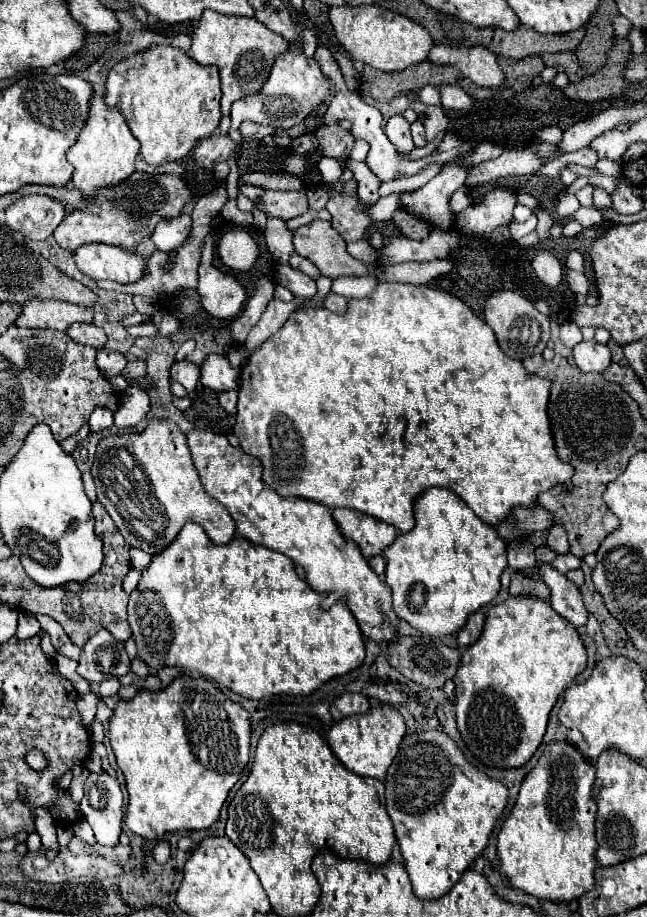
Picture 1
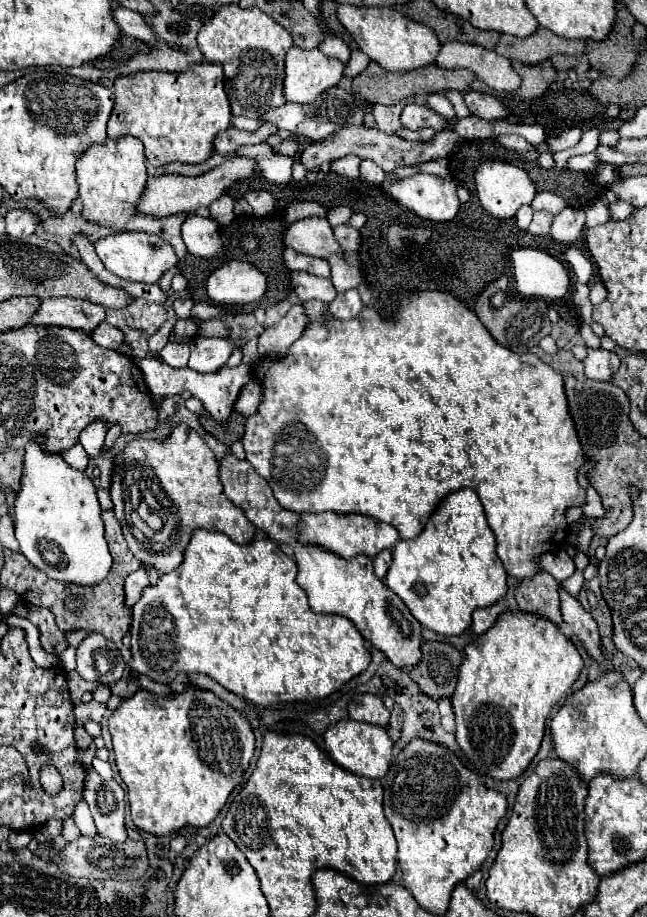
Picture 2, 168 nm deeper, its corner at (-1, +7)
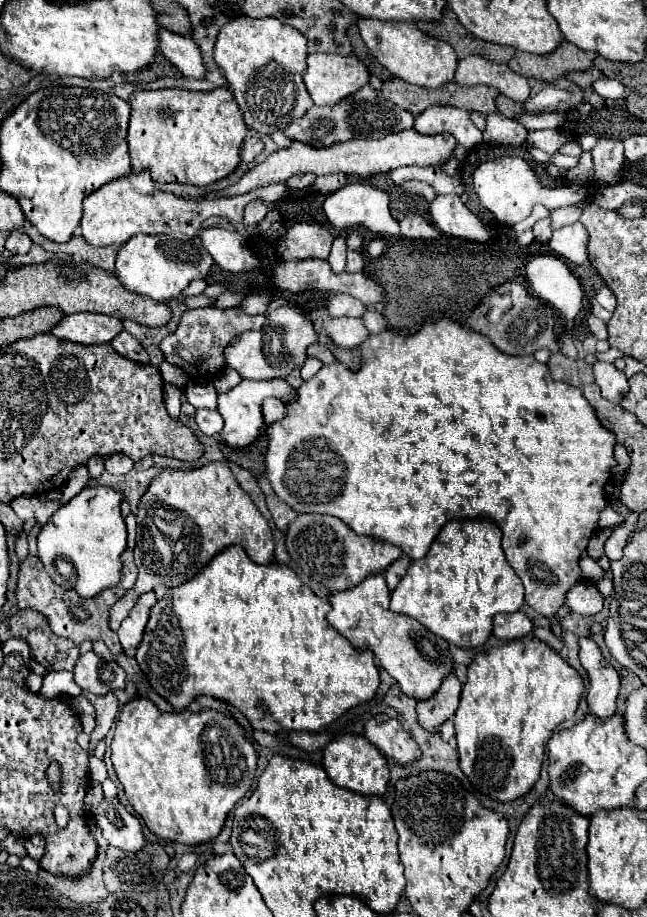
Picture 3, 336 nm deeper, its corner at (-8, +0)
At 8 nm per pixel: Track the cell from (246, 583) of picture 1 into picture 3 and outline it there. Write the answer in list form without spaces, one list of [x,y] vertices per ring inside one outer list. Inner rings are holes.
[[[230,545],[222,553],[218,553],[194,579],[186,581],[184,585],[178,585],[174,589],[168,589],[164,599],[158,599],[158,603],[150,609],[150,619],[144,629],[144,639],[138,645],[136,661],[144,675],[148,677],[150,685],[158,695],[162,695],[166,701],[170,701],[176,709],[184,709],[196,695],[212,695],[218,699],[224,699],[232,703],[236,709],[240,709],[252,723],[254,729],[266,731],[266,733],[278,733],[278,731],[320,731],[328,723],[336,721],[346,709],[356,707],[364,701],[370,701],[380,685],[378,667],[374,665],[374,655],[370,649],[356,649],[344,635],[340,635],[334,627],[328,625],[326,613],[330,611],[330,603],[324,597],[318,597],[302,579],[286,565],[280,565],[272,561],[270,565],[258,565],[254,563],[242,545]]]

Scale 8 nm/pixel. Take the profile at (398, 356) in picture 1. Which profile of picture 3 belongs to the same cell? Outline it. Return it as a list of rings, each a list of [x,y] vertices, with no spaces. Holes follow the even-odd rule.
[[[448,317],[424,323],[422,329],[410,337],[402,337],[394,331],[368,335],[368,339],[356,349],[360,349],[362,353],[362,367],[358,371],[350,371],[342,363],[324,365],[312,379],[304,381],[300,389],[296,389],[296,399],[286,405],[286,417],[266,429],[266,477],[278,499],[290,505],[296,513],[338,517],[340,521],[346,521],[346,525],[358,535],[370,535],[398,545],[410,559],[422,559],[428,553],[430,543],[444,523],[452,519],[474,519],[488,515],[498,523],[502,531],[502,549],[508,565],[524,583],[524,601],[546,617],[556,615],[556,611],[564,605],[566,591],[580,581],[580,551],[588,545],[592,531],[596,529],[600,511],[608,503],[604,497],[604,483],[610,479],[610,467],[616,465],[612,455],[616,445],[614,433],[598,425],[594,409],[590,409],[590,403],[582,397],[582,391],[578,387],[554,381],[550,377],[548,365],[536,361],[532,355],[512,357],[500,353],[486,335],[466,329],[464,325]]]

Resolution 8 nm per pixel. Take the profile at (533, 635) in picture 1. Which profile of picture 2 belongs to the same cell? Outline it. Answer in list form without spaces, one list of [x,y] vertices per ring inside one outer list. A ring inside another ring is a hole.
[[[505,612],[497,618],[493,628],[481,634],[475,642],[467,644],[451,704],[457,722],[455,738],[473,770],[495,780],[517,778],[539,750],[551,708],[569,694],[581,668],[583,660],[573,642],[565,638],[553,622],[535,614]]]

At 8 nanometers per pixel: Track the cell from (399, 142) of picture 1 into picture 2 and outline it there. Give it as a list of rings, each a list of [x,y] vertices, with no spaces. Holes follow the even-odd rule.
[[[411,102],[405,106],[405,110],[401,114],[401,126],[409,128],[409,130],[419,130],[419,128],[431,126],[439,132],[447,124],[449,124],[449,120],[445,116],[437,114],[435,110],[431,110],[425,102]]]

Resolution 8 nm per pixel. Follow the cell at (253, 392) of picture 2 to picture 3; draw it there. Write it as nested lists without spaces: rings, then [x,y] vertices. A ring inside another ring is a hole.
[[[268,397],[262,401],[262,415],[264,423],[270,425],[274,421],[280,421],[284,417],[284,403],[278,397]]]

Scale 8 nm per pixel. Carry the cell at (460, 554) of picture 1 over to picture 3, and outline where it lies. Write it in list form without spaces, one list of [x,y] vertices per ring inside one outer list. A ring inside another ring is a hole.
[[[478,517],[478,519],[464,519],[464,521],[454,519],[442,527],[438,537],[430,545],[428,555],[410,563],[408,573],[402,577],[402,581],[392,593],[390,609],[418,619],[426,629],[446,639],[448,643],[470,649],[486,643],[492,631],[492,617],[496,613],[518,611],[522,603],[524,603],[524,587],[518,575],[514,573],[514,569],[506,563],[504,551],[500,547],[498,525],[494,525],[490,519]]]

